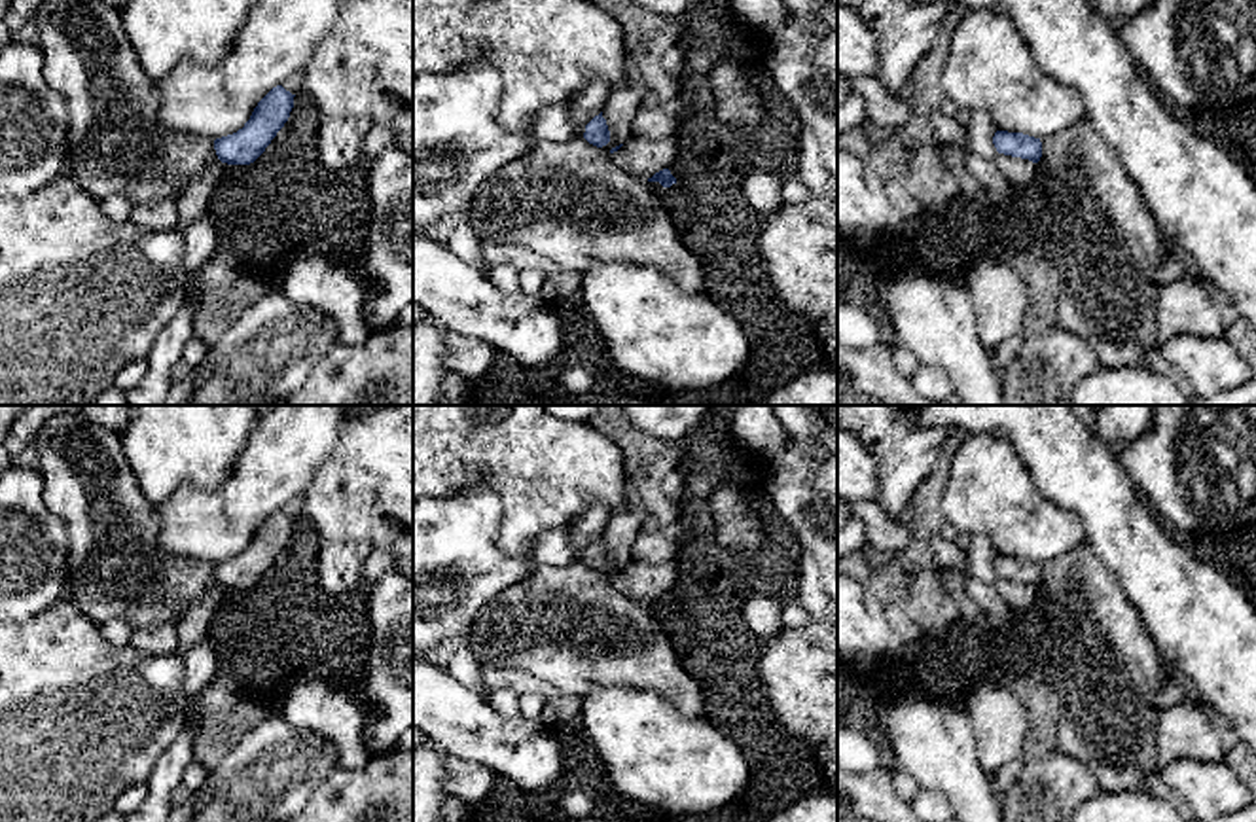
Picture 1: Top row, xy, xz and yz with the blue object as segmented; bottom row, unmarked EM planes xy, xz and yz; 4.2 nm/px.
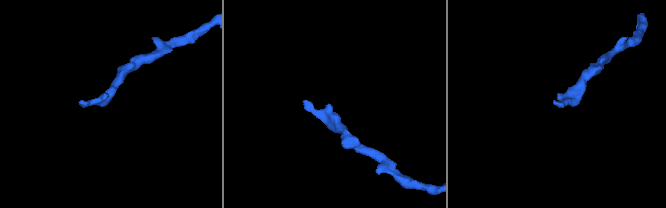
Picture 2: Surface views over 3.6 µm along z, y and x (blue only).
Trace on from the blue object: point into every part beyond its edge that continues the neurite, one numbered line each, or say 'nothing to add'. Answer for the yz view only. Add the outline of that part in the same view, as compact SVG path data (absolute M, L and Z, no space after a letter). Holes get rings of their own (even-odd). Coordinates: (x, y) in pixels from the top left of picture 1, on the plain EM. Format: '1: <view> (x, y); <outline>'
nothing to add

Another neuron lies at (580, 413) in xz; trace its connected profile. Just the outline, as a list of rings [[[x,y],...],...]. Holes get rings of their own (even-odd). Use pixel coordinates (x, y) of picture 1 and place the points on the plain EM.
[[[544,405],[551,415],[565,420],[589,422],[602,405]]]

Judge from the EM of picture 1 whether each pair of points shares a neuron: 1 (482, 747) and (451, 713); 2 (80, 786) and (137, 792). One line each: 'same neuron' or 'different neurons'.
1: same neuron
2: different neurons

